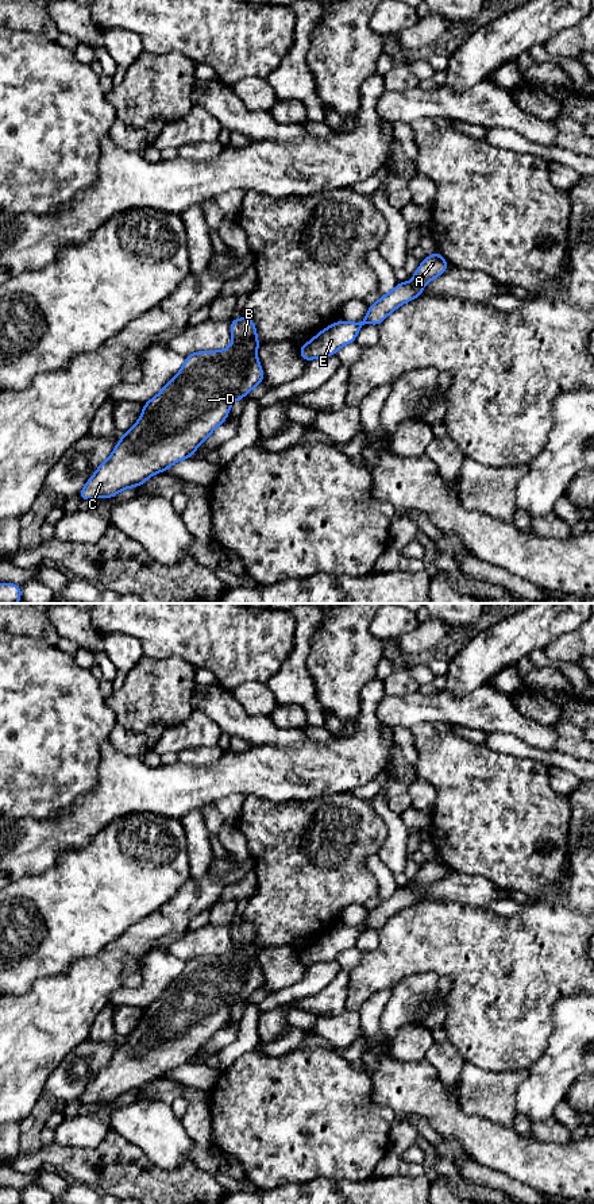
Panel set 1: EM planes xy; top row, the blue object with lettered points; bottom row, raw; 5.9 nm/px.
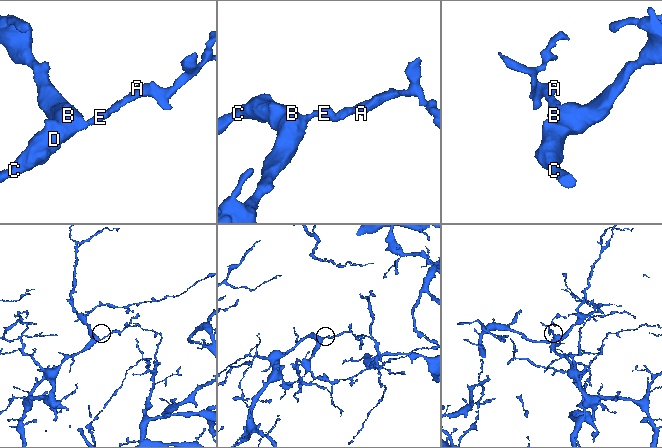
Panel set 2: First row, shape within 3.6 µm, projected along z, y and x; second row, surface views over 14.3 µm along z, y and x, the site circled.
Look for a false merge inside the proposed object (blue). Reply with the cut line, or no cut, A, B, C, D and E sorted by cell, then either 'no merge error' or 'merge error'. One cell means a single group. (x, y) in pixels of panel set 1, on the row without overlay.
no cut; A B C D E; no merge error

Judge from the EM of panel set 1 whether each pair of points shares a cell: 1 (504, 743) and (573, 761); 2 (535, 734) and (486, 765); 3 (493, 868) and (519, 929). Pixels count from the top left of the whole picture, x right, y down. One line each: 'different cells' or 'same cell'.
1: same cell
2: different cells
3: different cells

